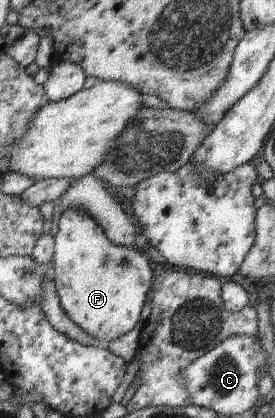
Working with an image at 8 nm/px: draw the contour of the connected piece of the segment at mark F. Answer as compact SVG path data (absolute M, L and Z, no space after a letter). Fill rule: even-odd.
M66 207L58 221L55 249L50 266L54 267L54 284L60 304L68 318L84 332L109 343L129 333L138 322L144 319L143 312L146 294L154 282L151 255L140 253L137 248L121 247L112 244L104 234L102 227L84 209Z

